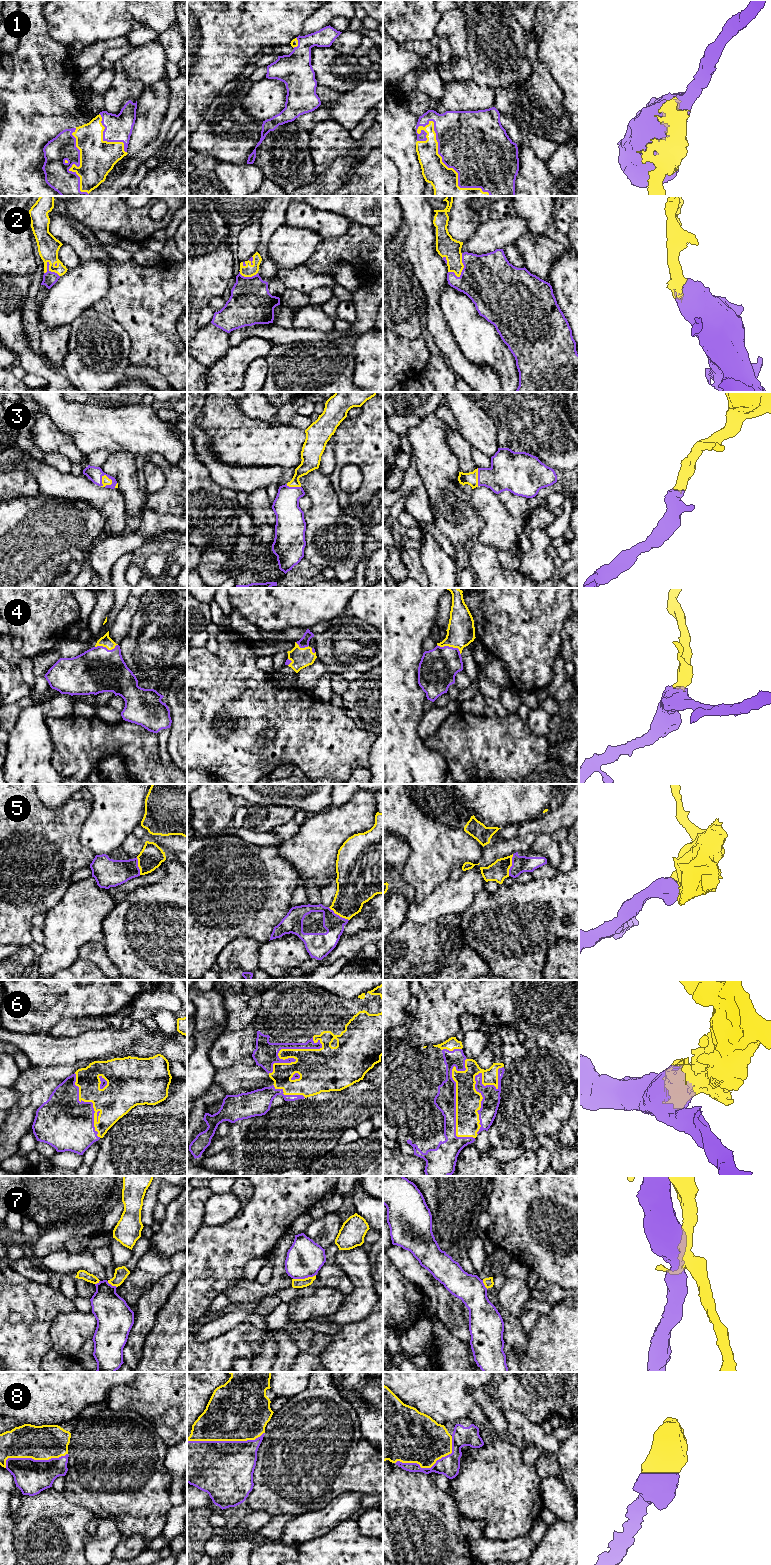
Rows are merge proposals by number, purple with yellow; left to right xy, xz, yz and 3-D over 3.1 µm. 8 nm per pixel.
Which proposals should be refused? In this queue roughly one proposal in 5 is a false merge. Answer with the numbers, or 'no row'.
7

